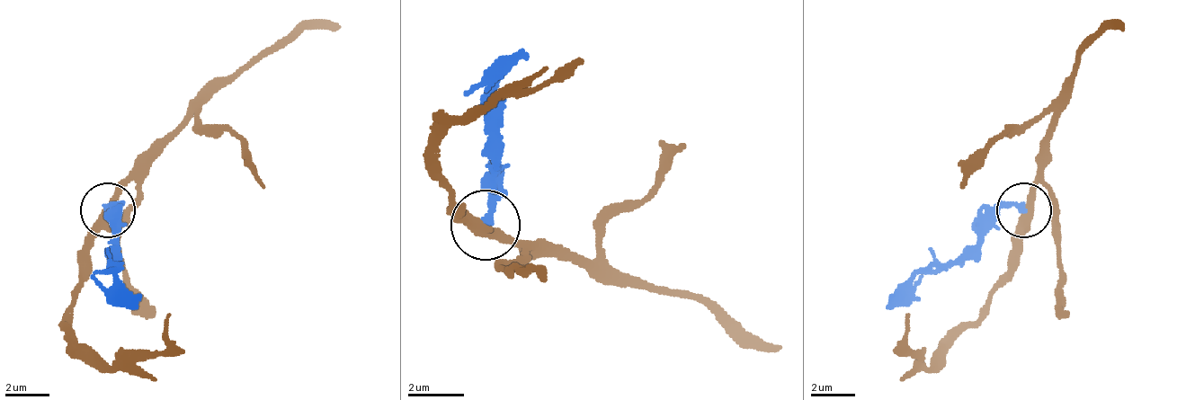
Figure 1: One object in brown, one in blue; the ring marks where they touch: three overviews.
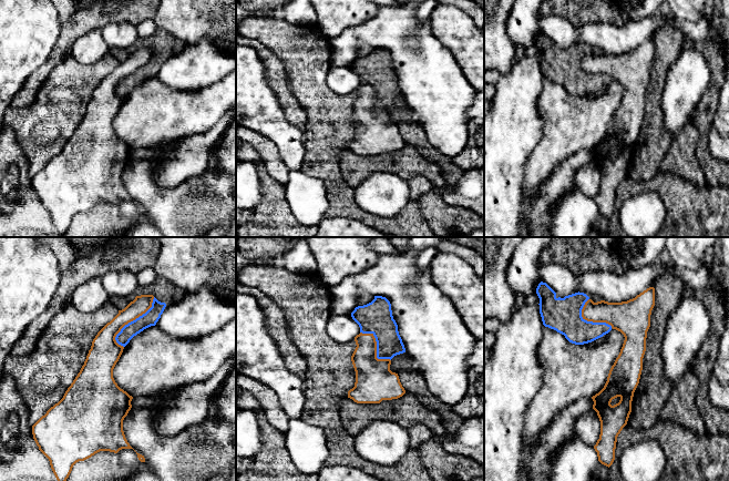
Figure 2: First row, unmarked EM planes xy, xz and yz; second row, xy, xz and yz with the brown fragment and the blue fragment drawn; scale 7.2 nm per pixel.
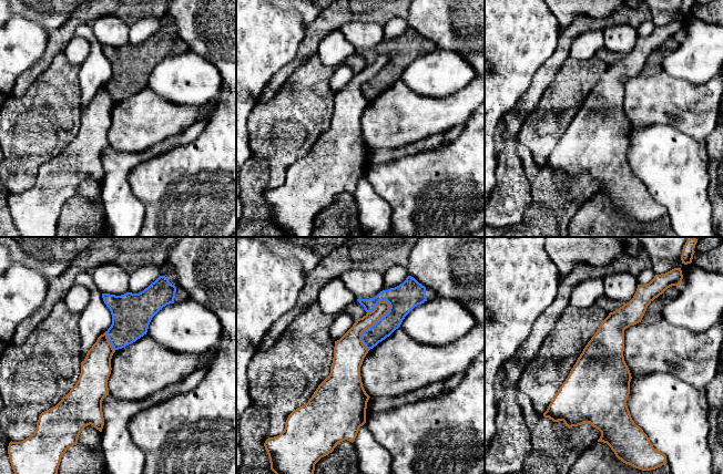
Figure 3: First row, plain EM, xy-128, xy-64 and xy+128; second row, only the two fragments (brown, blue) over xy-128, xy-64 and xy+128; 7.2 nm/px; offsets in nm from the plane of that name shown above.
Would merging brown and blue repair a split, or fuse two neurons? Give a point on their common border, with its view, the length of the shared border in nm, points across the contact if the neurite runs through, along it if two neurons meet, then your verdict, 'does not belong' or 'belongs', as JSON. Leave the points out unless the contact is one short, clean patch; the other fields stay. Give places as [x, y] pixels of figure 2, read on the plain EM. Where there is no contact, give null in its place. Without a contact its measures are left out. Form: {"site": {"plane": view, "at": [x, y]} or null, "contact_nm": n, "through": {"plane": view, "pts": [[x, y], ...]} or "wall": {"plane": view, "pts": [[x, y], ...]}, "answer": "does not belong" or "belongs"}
{"site": {"plane": "xy", "at": [132, 72]}, "contact_nm": 440, "answer": "does not belong"}

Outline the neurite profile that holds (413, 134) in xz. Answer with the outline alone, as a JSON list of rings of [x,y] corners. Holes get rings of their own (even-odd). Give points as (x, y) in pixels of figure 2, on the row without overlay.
[[[382,48],[351,64],[352,71],[359,76],[360,84],[372,85],[377,93],[377,110],[390,111],[399,120],[399,131],[405,144],[414,146],[427,160],[440,165],[445,186],[449,188],[462,177],[464,171],[458,167],[452,158],[434,149],[428,141],[424,130],[414,123],[404,122],[405,100],[392,68],[390,53]]]

